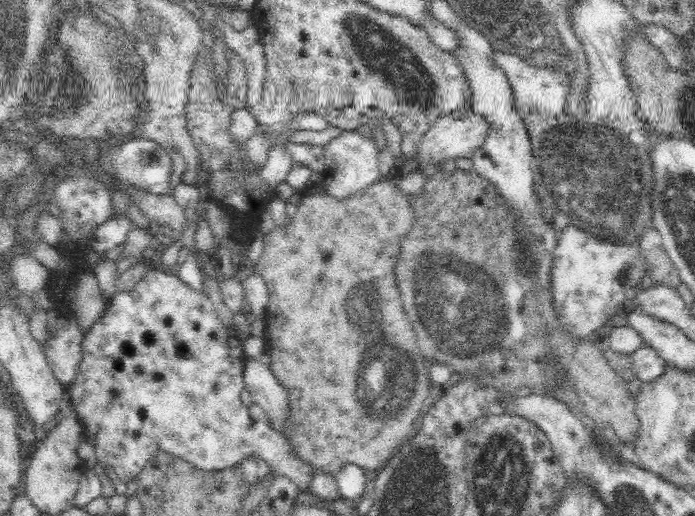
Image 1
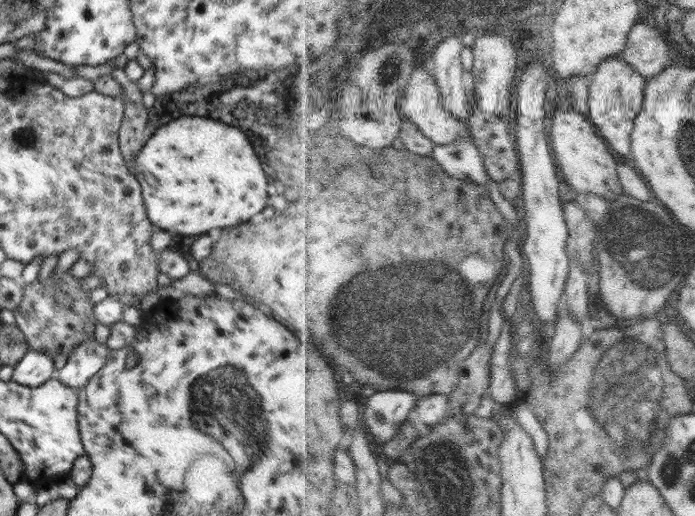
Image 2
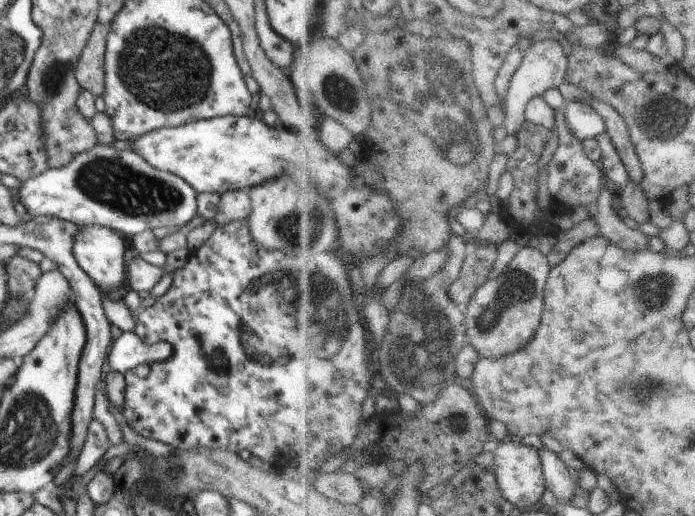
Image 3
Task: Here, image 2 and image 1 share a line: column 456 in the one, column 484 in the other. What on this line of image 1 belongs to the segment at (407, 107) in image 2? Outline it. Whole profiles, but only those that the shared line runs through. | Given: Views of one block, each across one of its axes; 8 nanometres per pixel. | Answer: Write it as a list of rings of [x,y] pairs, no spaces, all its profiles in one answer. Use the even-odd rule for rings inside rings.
[[[469,108],[456,110],[444,115],[434,123],[424,136],[419,154],[416,156],[420,163],[442,164],[443,160],[457,157],[471,157],[474,150],[480,148],[490,134],[490,121],[480,112],[471,111]]]

